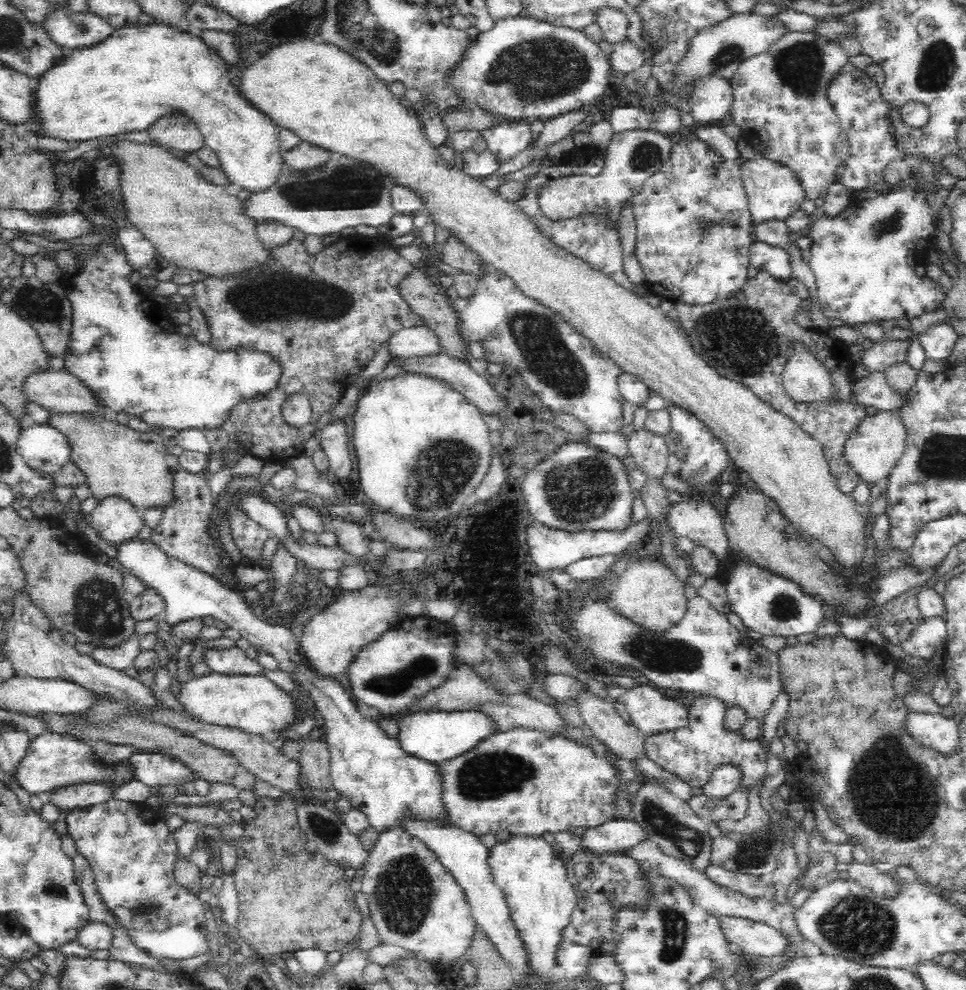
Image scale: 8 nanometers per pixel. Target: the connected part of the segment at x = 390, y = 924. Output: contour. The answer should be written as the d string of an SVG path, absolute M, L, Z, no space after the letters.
M402 827L379 833L364 864L364 870L366 872L362 878L361 891L368 898L369 917L381 942L420 953L420 957L424 957L424 960L432 964L432 968L441 973L446 971L441 969L443 964L464 954L465 948L472 942L476 926L470 903L453 874L423 840Z

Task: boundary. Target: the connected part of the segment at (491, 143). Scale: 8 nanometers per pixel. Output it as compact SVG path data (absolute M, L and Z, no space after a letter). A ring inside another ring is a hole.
M502 120L498 125L480 131L479 135L486 140L487 150L499 161L506 162L526 150L526 147L532 142L531 122Z

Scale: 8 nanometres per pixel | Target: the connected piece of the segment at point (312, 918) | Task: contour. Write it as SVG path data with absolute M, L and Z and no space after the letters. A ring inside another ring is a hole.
M288 793L278 799L257 797L253 806L256 817L242 823L244 834L238 842L245 855L237 859L232 872L240 911L235 925L241 940L256 952L256 958L262 956L263 960L270 954L309 948L322 949L327 953L342 950L347 942L359 938L362 925L363 914L354 901L351 882L344 874L346 867L320 852L310 853L306 849L295 801Z

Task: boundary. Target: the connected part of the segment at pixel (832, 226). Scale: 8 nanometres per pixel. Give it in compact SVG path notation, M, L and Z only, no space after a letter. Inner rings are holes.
M915 180L910 186L899 187L898 189L888 192L880 193L878 196L870 199L854 199L851 203L835 217L820 217L812 223L810 227L809 236L811 238L811 253L810 268L816 277L816 286L818 294L818 301L820 304L821 312L827 319L842 320L846 326L854 328L858 324L878 324L882 320L912 320L916 316L926 314L926 312L935 311L936 308L942 306L944 298L946 298L946 290L939 282L934 282L929 277L918 276L916 274L916 266L922 264L922 254L926 251L929 243L932 241L932 232L936 229L935 214L930 209L926 201L924 192L915 188Z

